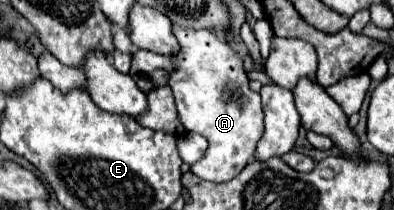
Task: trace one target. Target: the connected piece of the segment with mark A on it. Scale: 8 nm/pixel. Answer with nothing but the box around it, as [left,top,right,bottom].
[168,25,264,183]

